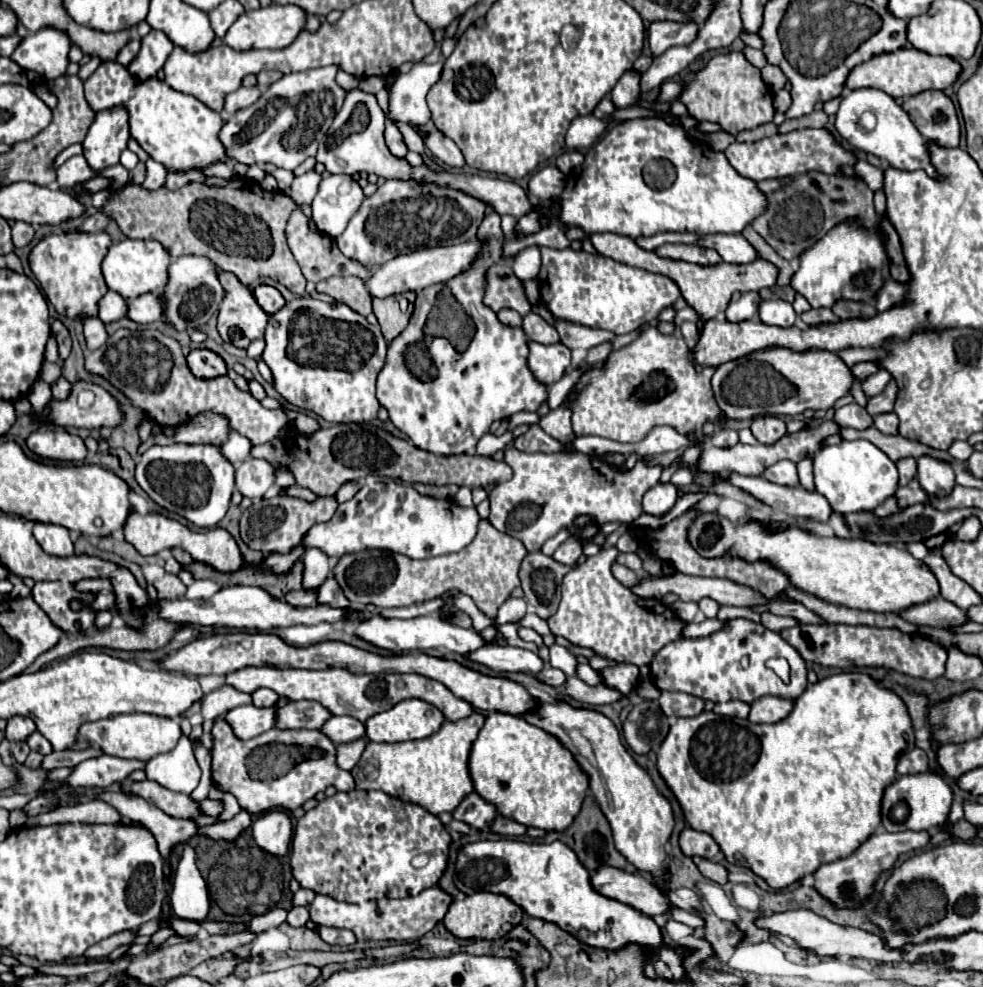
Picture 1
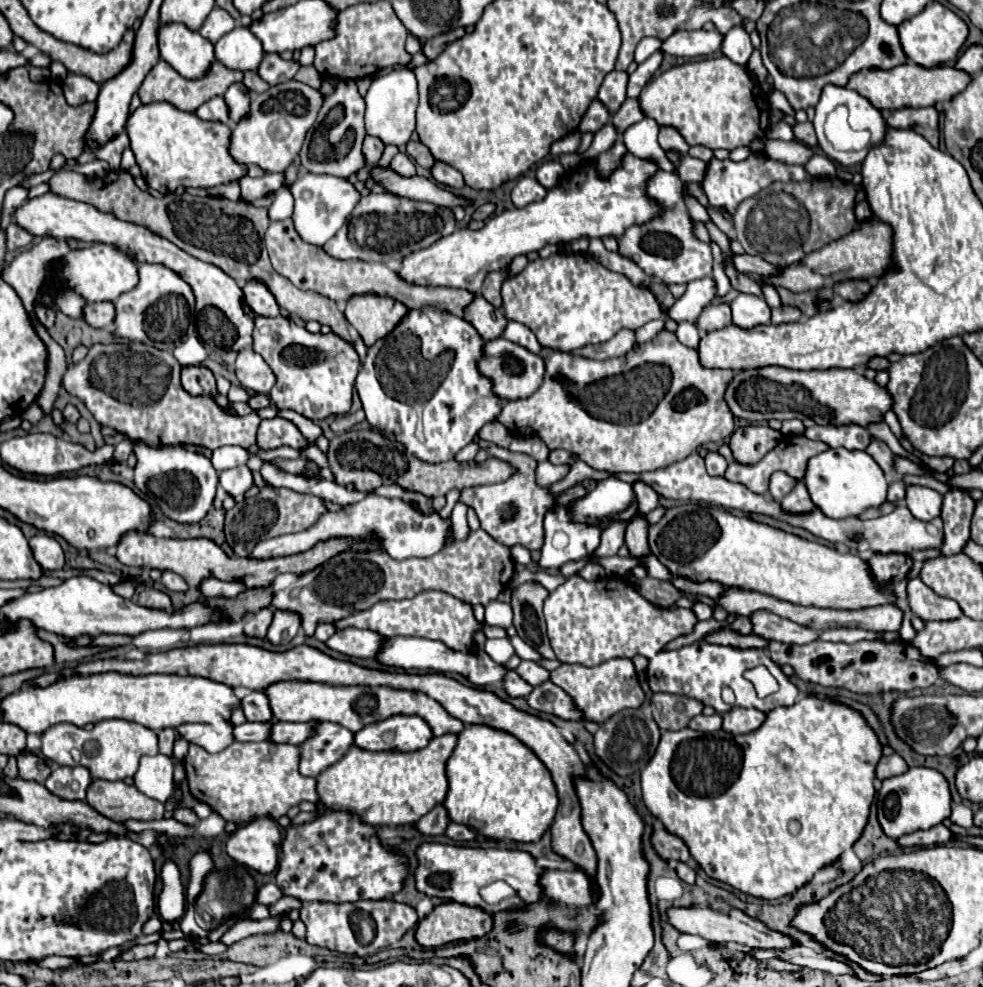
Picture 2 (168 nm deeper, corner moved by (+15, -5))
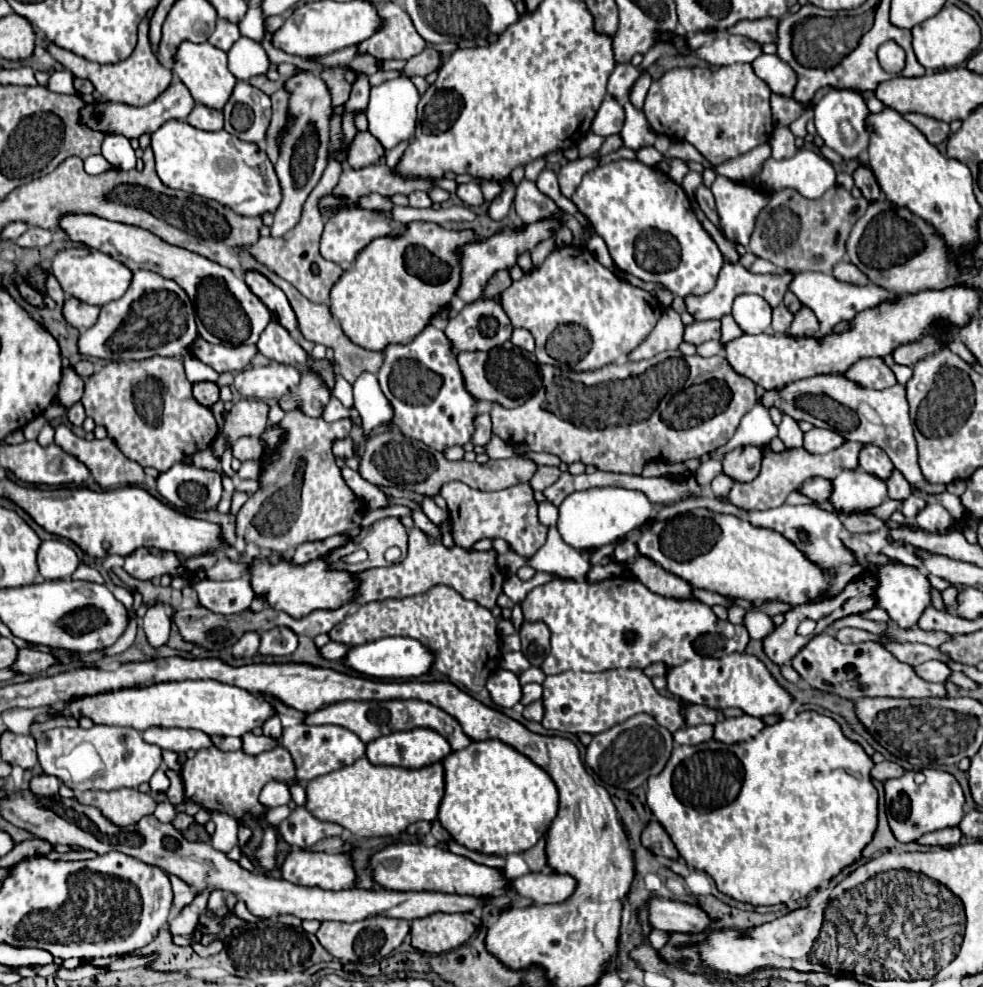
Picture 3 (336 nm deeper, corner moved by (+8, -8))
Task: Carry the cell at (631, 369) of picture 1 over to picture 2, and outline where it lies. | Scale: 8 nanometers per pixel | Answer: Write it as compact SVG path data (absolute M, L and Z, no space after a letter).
M660 330L650 342L638 344L628 352L628 356L612 360L590 360L578 354L548 352L546 348L540 356L545 363L542 386L526 400L504 402L496 420L502 422L512 436L538 436L550 450L568 450L594 470L640 474L666 468L684 460L706 442L724 440L734 432L734 414L724 400L734 372L704 368L698 352L680 344L674 332Z

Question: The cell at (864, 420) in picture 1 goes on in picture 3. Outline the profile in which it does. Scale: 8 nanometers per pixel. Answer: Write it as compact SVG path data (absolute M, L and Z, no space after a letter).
M871 443L863 445L863 451L859 451L859 465L863 471L875 473L881 479L887 479L893 469L893 463L887 457L887 453L881 447L875 447Z

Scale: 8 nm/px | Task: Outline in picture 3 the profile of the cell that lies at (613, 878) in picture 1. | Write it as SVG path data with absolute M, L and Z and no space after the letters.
M527 873L509 881L509 889L537 903L563 903L573 895L577 881L563 873Z

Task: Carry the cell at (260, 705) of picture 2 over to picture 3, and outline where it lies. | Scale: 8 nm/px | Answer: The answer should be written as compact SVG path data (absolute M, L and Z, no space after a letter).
M271 715L271 719L267 719L261 729L263 729L265 735L271 735L271 737L279 739L281 737L281 721L279 721L279 715Z

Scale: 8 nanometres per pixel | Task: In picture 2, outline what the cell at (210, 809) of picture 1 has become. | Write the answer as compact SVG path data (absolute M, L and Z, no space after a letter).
M180 808L180 810L174 810L174 820L178 820L178 822L182 822L182 824L188 824L188 826L192 826L196 820L198 820L198 816L192 812L192 810L188 810L188 808Z

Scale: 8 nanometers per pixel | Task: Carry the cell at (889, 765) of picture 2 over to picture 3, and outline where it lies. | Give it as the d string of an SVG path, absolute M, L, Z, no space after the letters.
M883 761L883 763L877 763L873 769L871 769L871 777L877 779L877 781L887 781L887 779L893 779L893 777L901 777L905 773L905 769L893 761Z

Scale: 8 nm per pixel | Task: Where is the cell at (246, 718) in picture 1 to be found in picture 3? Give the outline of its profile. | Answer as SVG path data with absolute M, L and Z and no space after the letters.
M151 727L143 731L143 739L147 743L159 745L161 749L169 749L175 753L185 753L189 749L209 749L213 747L211 737L203 731L195 729L163 729L163 727Z

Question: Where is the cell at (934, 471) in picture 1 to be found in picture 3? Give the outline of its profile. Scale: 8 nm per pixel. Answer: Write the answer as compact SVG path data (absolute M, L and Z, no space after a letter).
M937 501L927 503L917 515L917 525L927 531L947 531L951 521L951 513Z

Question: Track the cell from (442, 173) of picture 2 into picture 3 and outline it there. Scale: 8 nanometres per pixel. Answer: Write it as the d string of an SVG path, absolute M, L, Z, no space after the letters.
M475 181L457 185L457 197L461 201L465 201L465 205L469 205L469 207L477 207L483 203L483 193L479 189L479 183L475 183Z

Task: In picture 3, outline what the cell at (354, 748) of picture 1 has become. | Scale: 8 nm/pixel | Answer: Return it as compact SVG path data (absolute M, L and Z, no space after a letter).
M279 715L282 724L281 745L289 749L297 767L297 779L311 781L319 775L337 771L345 765L351 765L365 755L365 743L345 727L335 725L305 725L304 717L299 721L291 715Z

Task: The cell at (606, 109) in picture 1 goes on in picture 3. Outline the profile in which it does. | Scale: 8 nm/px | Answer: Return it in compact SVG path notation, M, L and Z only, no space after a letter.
M607 95L591 123L591 131L601 137L609 137L609 135L621 131L623 121L625 121L623 107L619 105L619 101L615 101L615 99L611 99L611 95Z

